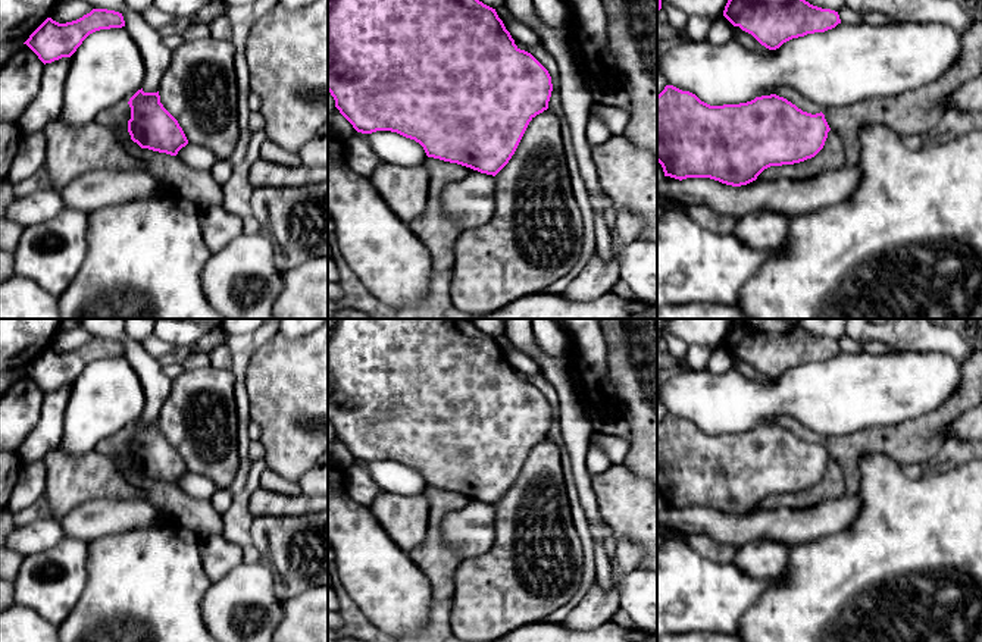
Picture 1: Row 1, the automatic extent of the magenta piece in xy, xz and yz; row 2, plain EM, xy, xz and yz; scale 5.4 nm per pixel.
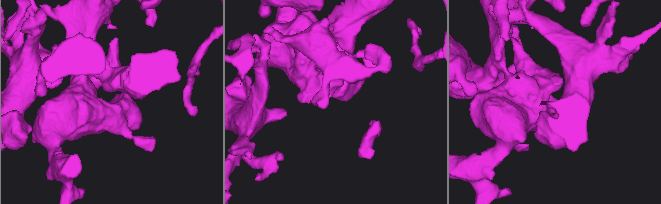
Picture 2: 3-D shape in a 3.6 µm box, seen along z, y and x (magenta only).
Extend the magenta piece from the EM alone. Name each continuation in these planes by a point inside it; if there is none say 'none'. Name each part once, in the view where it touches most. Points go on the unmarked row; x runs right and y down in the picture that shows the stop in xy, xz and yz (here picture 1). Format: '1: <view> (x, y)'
none

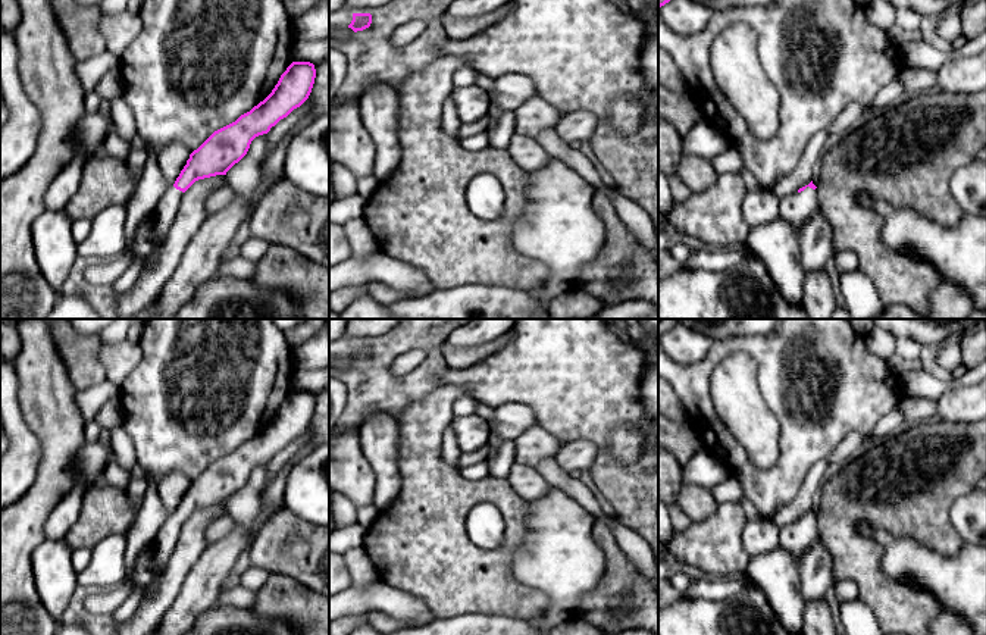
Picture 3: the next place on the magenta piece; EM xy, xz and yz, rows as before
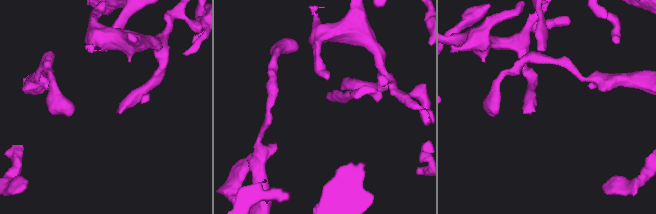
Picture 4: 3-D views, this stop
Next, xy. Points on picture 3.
1: xy (166, 537)

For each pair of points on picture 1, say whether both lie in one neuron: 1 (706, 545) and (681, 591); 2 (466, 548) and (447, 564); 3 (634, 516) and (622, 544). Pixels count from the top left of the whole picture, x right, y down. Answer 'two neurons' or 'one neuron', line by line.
1: two neurons
2: two neurons
3: two neurons

